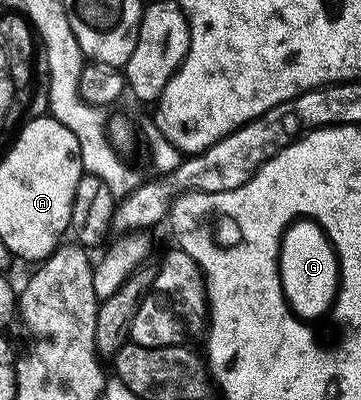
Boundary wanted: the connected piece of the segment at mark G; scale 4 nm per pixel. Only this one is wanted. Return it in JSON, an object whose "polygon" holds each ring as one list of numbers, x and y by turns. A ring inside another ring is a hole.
{"polygon":[[297,216,297,224,289,224,289,228,281,228,281,240,277,240,277,276,281,276,281,284,285,284,285,276,289,276,289,288,281,288,281,304,289,304,289,316,297,320,297,324,309,324,309,332,321,332,321,344,325,344,325,336,329,336,329,320,333,320,333,312,337,312,337,300,341,300,341,284,345,284,345,264,341,264,341,248,337,248,337,240,329,236,329,228,321,224,321,220,309,220,309,216]]}

